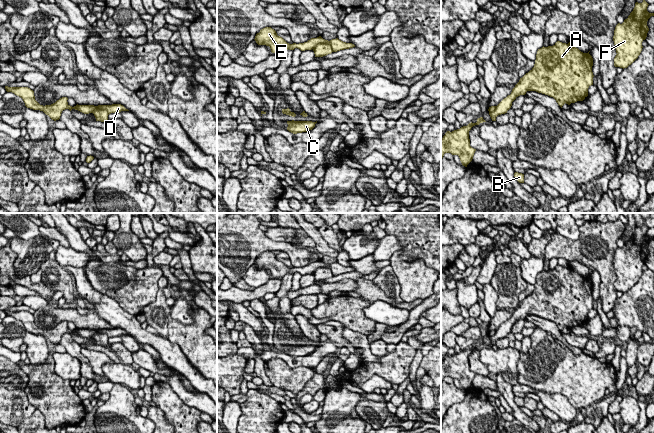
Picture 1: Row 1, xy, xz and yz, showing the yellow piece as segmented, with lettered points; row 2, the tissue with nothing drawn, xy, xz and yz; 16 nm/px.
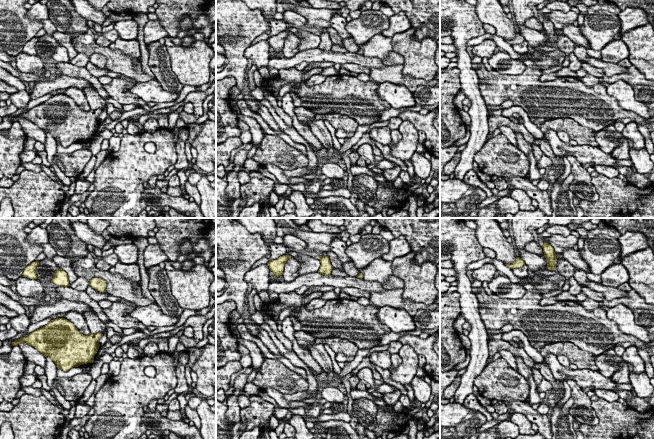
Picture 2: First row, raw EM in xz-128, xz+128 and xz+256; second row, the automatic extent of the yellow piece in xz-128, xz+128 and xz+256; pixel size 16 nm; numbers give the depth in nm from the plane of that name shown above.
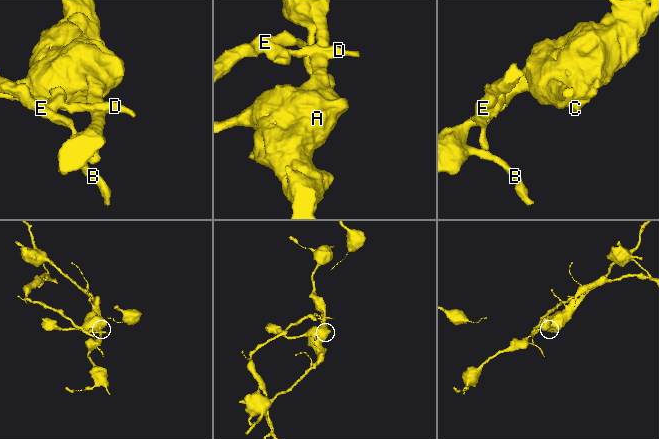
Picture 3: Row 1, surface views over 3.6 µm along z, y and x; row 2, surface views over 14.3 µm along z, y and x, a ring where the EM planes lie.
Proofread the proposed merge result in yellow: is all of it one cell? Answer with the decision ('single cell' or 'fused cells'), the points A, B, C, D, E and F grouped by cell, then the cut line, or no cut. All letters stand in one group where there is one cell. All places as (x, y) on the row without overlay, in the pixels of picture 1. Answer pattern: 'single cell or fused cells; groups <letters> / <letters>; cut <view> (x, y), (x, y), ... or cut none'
fused cells; groups A B C F / D E; cut xz (313, 273), (319, 267), (328, 266), (333, 275)

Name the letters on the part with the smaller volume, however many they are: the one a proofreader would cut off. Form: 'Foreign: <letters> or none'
Foreign: D, E

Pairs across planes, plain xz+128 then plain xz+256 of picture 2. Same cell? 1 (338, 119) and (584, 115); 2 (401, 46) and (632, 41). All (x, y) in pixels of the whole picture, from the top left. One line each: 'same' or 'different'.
1: different
2: same

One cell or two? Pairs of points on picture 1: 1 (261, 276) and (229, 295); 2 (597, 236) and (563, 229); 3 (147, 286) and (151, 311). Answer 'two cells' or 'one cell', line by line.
1: two cells
2: two cells
3: two cells

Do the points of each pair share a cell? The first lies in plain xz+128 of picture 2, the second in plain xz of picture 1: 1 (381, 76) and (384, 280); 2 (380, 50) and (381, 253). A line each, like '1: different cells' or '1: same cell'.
1: different cells
2: different cells

